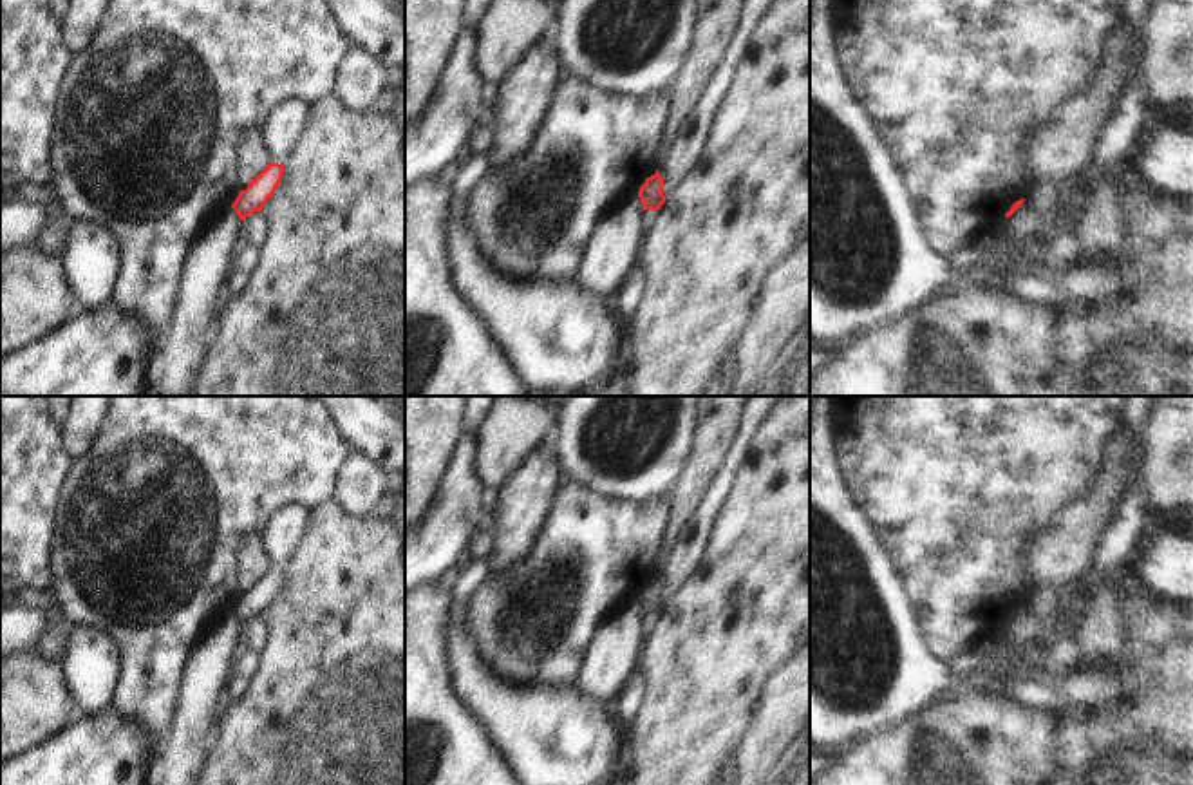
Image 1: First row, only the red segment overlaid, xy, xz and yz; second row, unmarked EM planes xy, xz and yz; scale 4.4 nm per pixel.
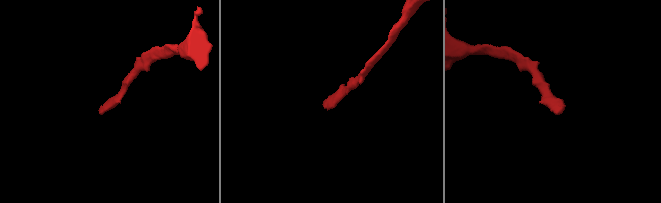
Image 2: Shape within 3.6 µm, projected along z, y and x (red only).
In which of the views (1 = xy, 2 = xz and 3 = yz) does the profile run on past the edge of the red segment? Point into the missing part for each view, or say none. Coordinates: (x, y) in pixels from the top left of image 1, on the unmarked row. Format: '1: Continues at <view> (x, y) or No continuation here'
1: No continuation here
2: No continuation here
3: No continuation here

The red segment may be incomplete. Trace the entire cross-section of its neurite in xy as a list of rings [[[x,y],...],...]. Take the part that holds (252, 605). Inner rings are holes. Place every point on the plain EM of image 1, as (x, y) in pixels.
[[[269,568],[258,581],[251,584],[246,595],[240,595],[231,613],[240,626],[255,617],[262,617],[268,604],[275,599],[282,586],[284,570]]]

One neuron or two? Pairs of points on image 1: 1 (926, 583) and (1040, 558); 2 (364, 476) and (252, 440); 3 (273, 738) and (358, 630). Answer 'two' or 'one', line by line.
1: two
2: two
3: one

